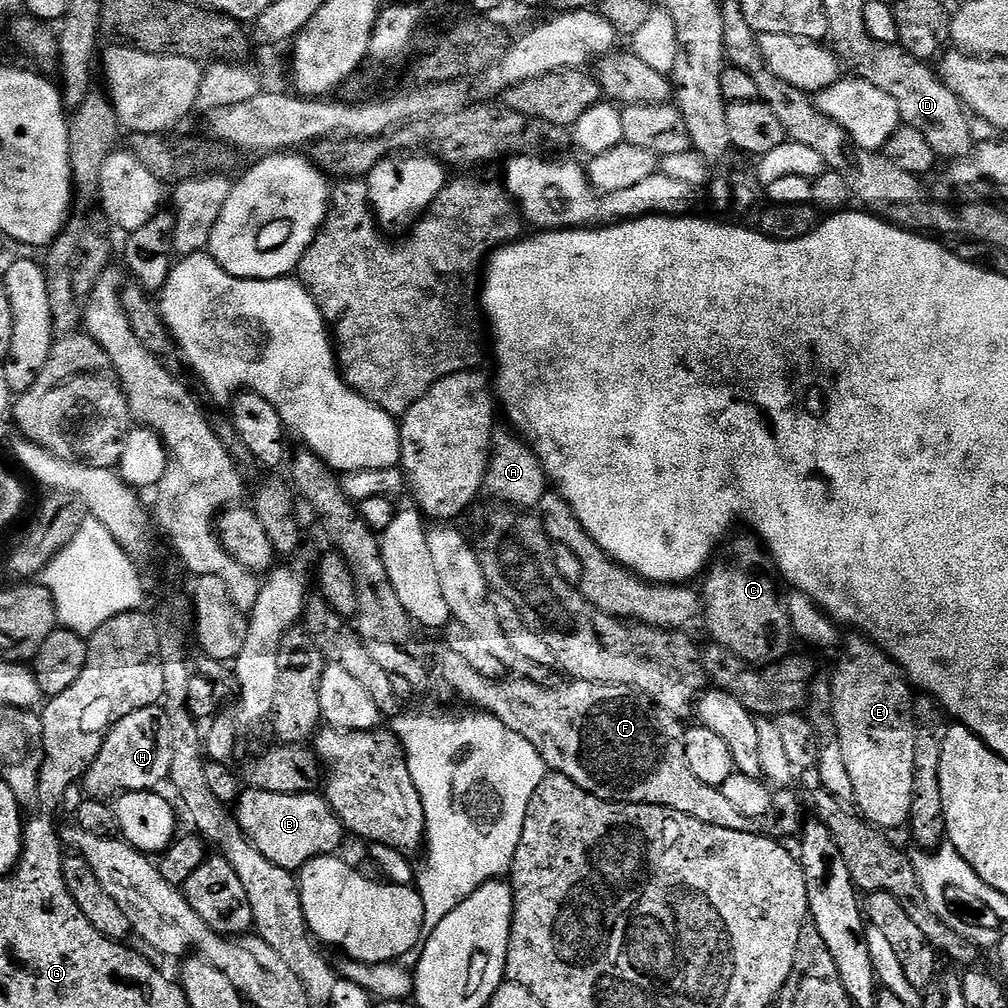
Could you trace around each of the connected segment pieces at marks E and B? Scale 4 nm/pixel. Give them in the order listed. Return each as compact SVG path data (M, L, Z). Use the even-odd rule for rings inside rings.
M852 634L846 644L847 640L844 653L830 675L830 683L832 721L836 724L836 737L850 774L851 799L856 800L859 815L877 829L903 829L910 818L910 802L914 802L914 688L904 671L867 636Z
M245 787L234 805L234 817L261 854L266 854L274 866L282 866L291 873L304 868L308 860L339 853L340 843L346 837L344 823L334 814L327 799L316 792L278 794Z

